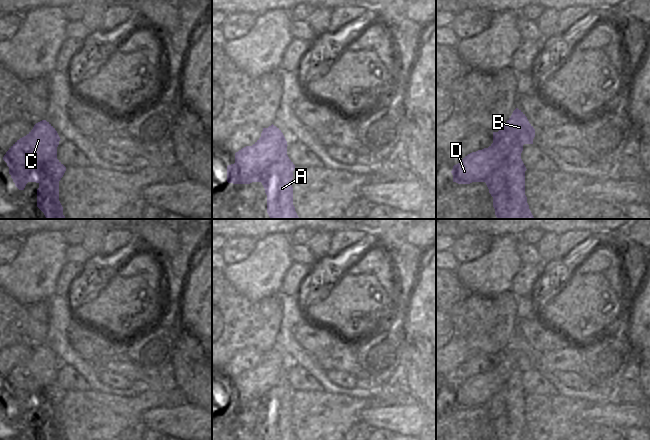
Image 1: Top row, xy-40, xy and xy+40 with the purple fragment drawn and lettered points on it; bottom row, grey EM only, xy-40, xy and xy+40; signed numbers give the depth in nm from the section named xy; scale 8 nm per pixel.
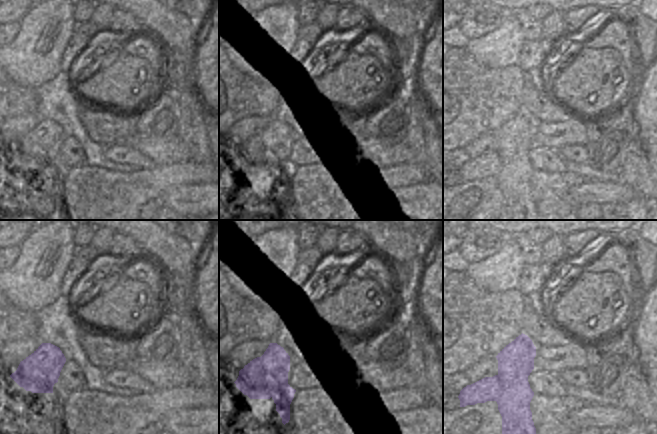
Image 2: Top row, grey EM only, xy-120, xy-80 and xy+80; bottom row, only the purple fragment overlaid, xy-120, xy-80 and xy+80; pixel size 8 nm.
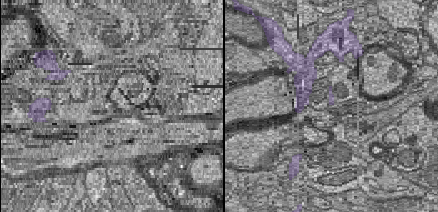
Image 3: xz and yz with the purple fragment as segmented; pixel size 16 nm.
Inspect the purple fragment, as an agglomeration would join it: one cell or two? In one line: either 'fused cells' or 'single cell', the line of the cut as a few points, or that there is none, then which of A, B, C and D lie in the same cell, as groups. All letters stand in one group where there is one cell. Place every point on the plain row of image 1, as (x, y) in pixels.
fused cells | xy+40 (495, 365), (504, 381), (504, 388), (485, 406) | A B / C D

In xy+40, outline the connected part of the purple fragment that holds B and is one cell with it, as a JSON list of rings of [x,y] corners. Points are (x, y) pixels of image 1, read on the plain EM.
[[[518,332],[513,335],[511,341],[498,356],[493,356],[493,366],[497,367],[497,371],[505,381],[505,389],[493,396],[485,406],[493,421],[496,440],[533,440],[525,419],[525,395],[527,393],[521,383],[521,377],[524,368],[533,368],[534,361],[535,353]]]

